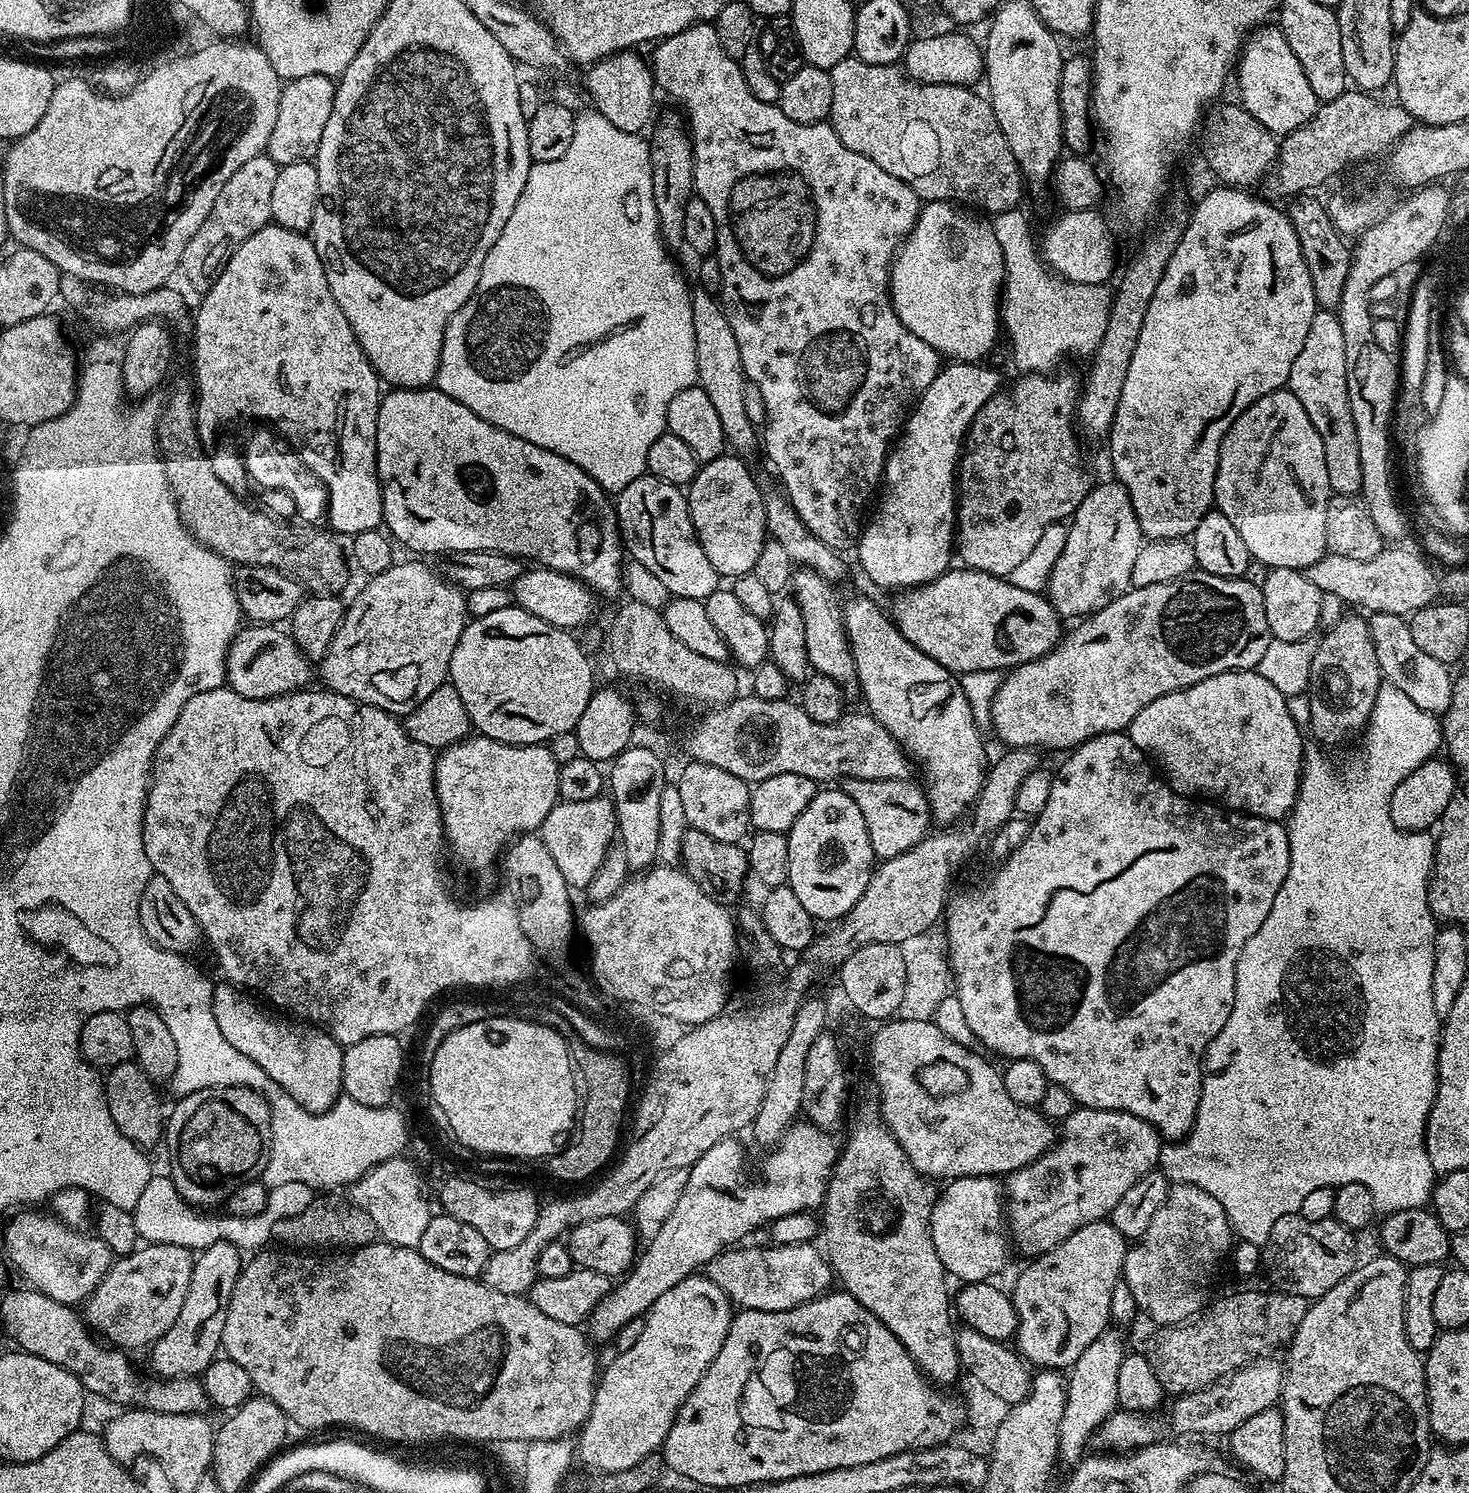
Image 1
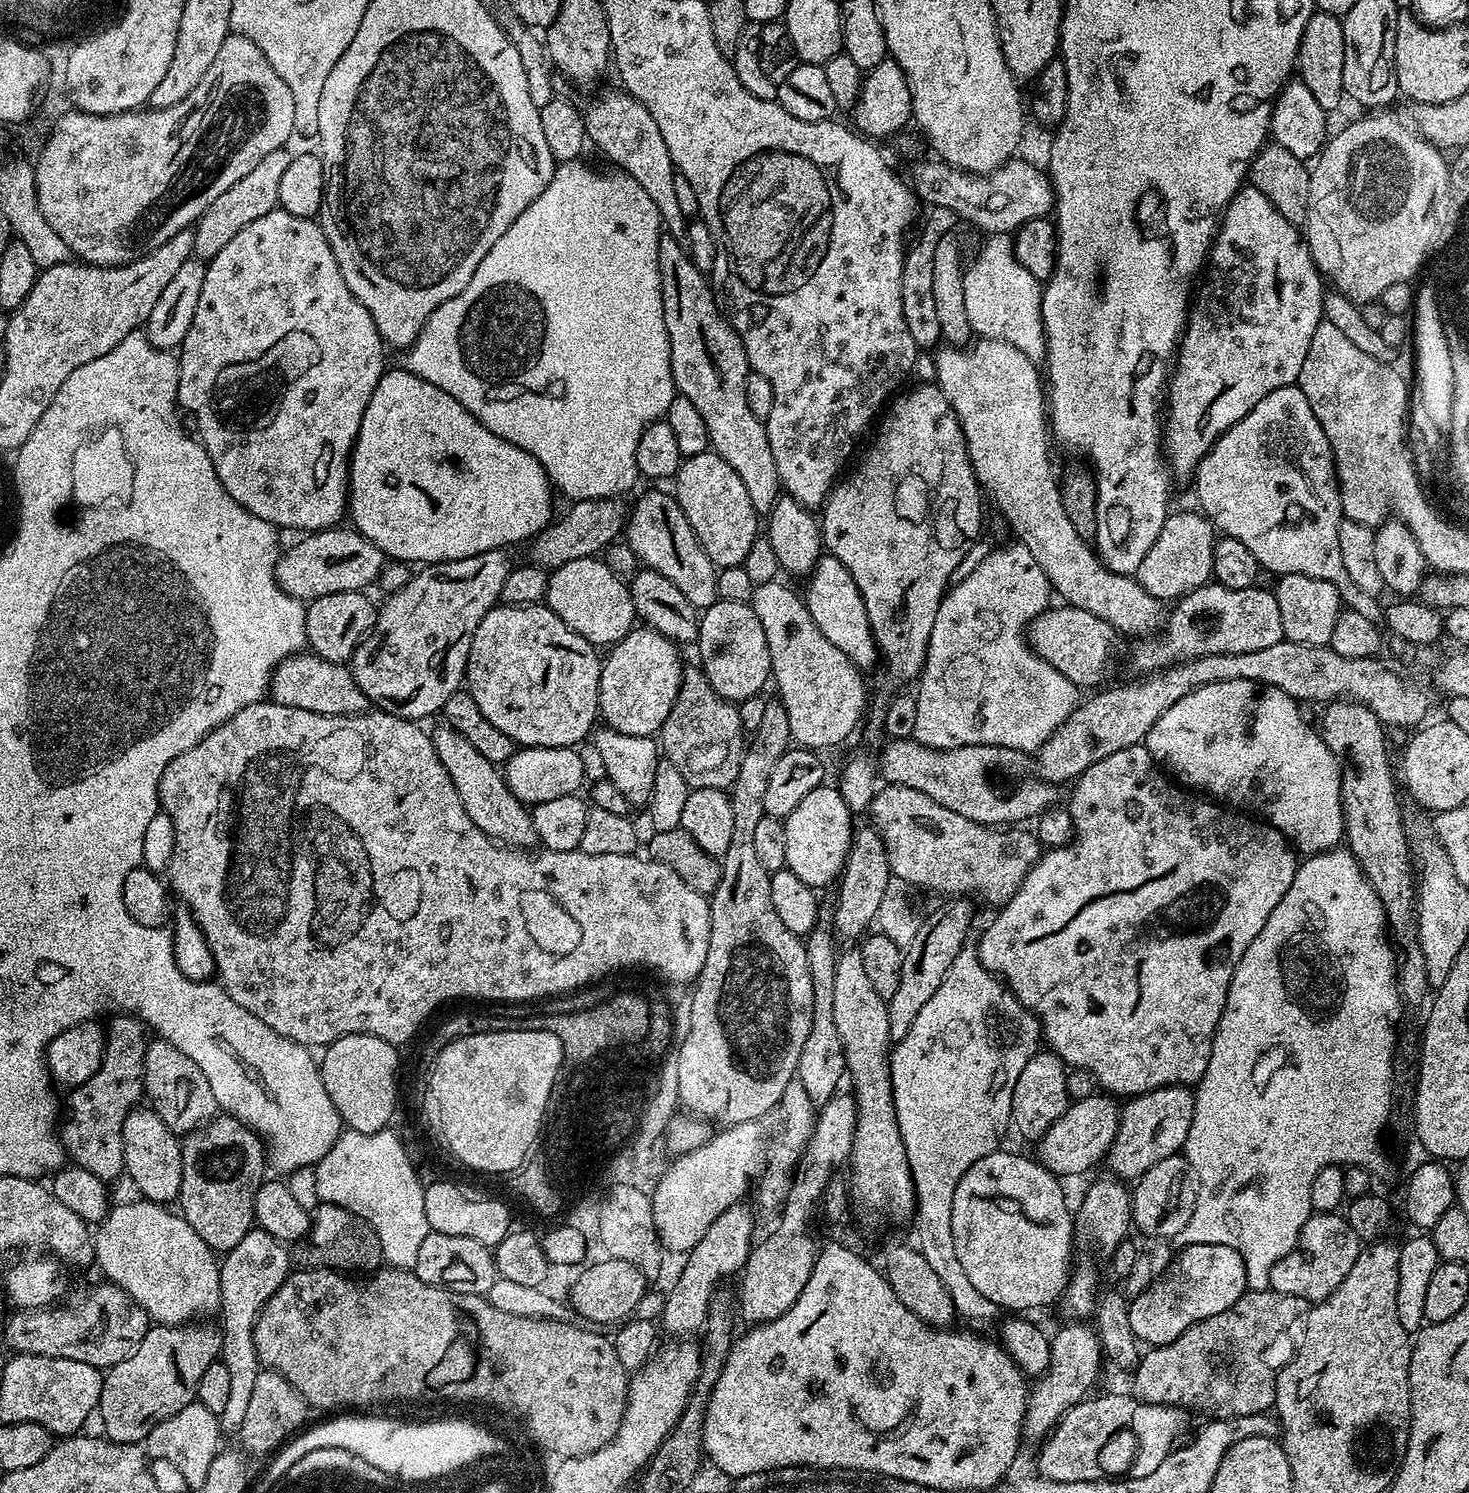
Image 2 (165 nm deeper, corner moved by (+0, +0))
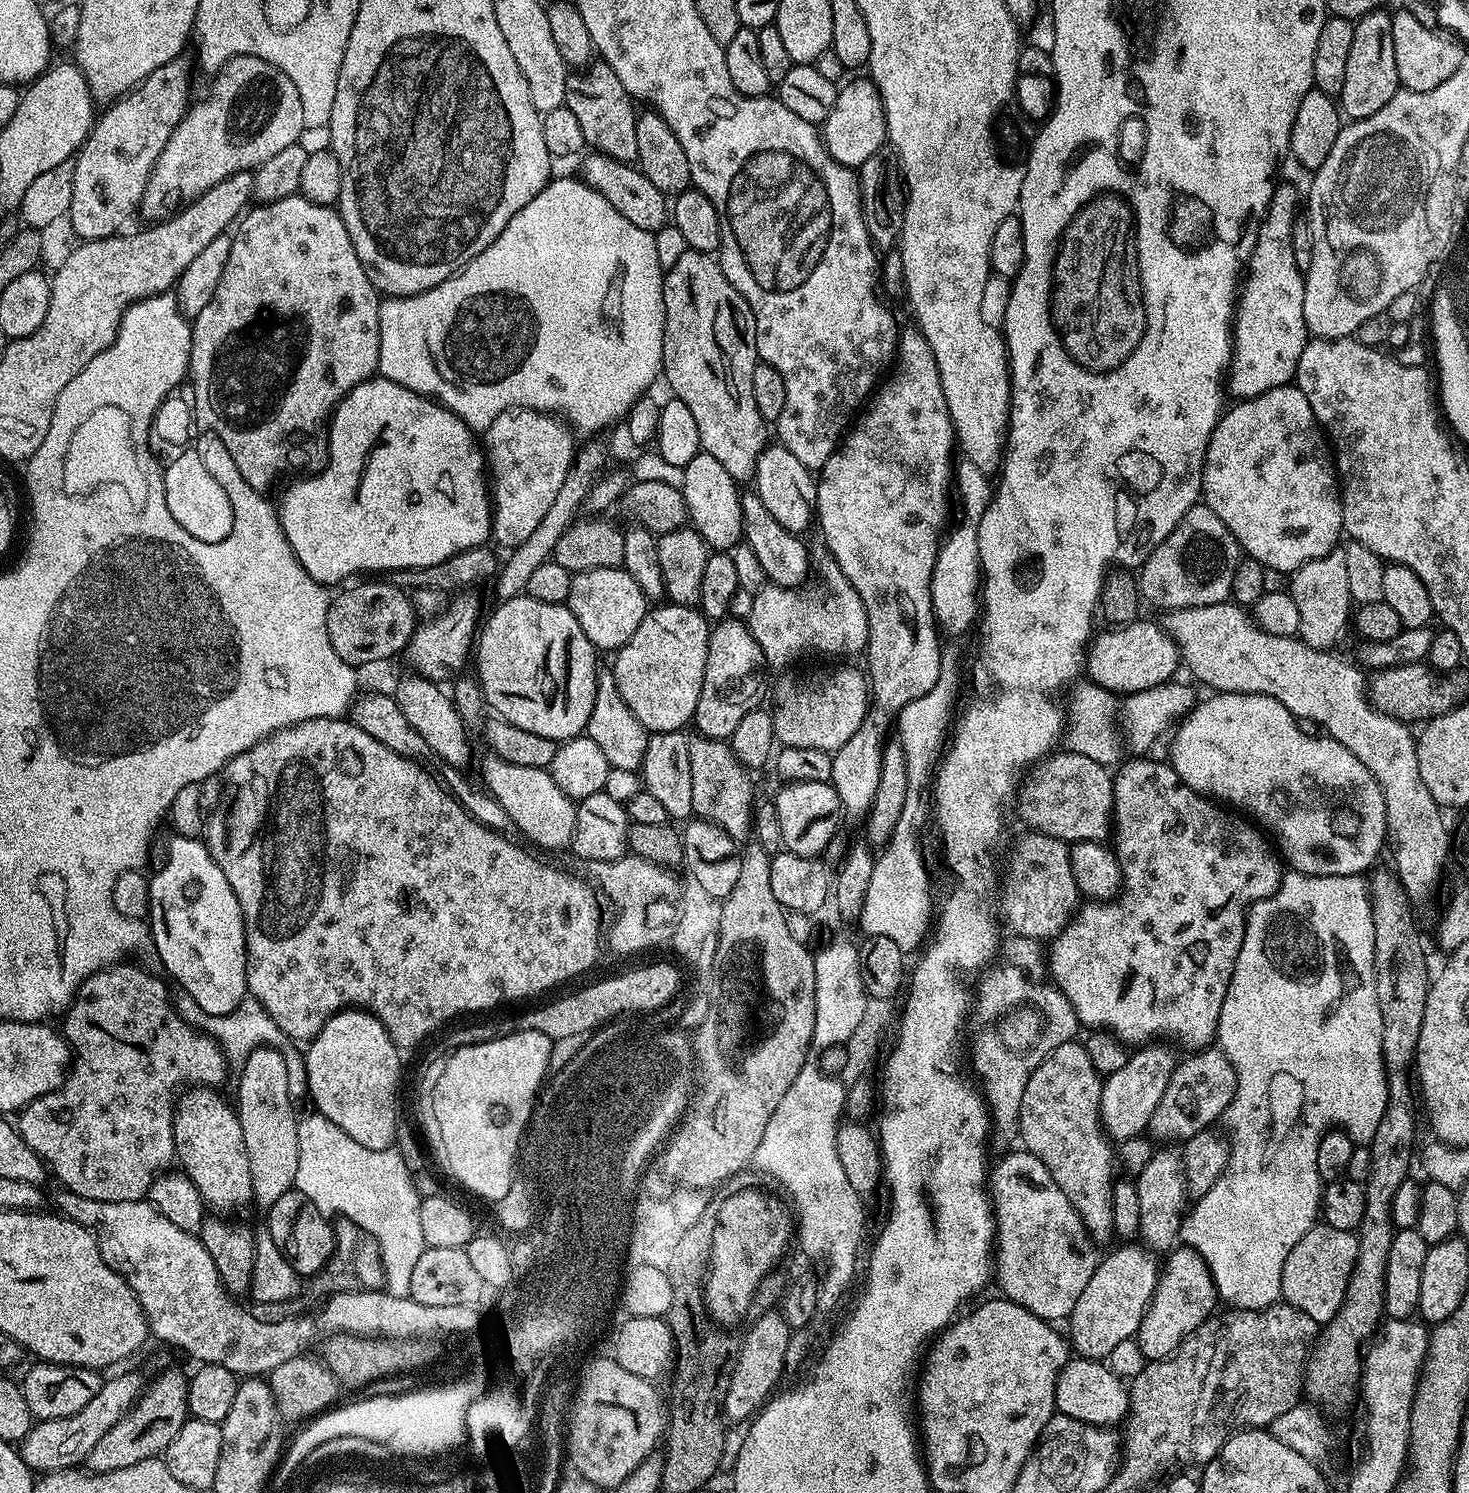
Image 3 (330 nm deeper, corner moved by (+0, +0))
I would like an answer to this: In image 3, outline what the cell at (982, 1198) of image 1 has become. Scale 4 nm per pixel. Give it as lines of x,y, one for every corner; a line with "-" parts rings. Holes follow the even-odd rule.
1019,1151
1010,1153
997,1164
995,1161
990,1172
990,1195
996,1218
994,1276
997,1281
1000,1279
1000,1288
1004,1291
1001,1293
1007,1299
1043,1320
1063,1321
1072,1315
1074,1302
1078,1302
1082,1290
1086,1290
1086,1282
1090,1282
1094,1274
1098,1248
1084,1229
1082,1218
1074,1210
1070,1198
1066,1198
1058,1182
1054,1182
1050,1170
1046,1170
1044,1163
1033,1152

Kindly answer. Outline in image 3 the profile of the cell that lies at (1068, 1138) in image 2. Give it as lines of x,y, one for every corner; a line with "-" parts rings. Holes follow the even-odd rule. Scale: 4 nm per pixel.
1164,1042
1137,1047
1120,1070
1106,1076
1100,1089
1100,1122
1113,1141
1128,1140
1148,1128
1150,1118
1154,1110
1158,1110
1158,1102
1162,1102
1162,1094
1166,1094
1166,1086
1170,1086
1170,1078
1176,1069
1178,1055
1175,1051
1175,1047

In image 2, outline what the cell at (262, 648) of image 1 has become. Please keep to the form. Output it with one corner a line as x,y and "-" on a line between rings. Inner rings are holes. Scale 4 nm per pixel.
308,650
287,656
276,665
272,672
270,696
277,704
331,716
356,716
370,708
366,694
358,690
358,682
354,682
352,669
347,663
335,664

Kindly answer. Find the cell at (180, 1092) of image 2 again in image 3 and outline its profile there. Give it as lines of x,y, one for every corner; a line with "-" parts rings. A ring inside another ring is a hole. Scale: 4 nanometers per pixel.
192,1086
181,1091
172,1113
175,1159
184,1175
194,1182
198,1194
213,1213
228,1214
243,1204
251,1205
252,1190
246,1142
237,1111
210,1086

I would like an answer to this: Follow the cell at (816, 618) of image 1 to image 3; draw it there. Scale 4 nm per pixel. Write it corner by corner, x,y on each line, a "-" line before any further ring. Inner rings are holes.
779,442
769,443
762,450
762,454
756,463
754,477
754,491
758,498
770,510
771,516
786,526
786,530
797,534
804,534
808,527
814,524
814,509
816,507
816,482
817,477
813,469
802,466
790,450

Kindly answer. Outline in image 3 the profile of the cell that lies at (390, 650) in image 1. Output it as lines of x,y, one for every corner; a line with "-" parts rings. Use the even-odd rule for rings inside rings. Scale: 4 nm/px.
472,590
457,591
433,620
425,620
417,627
406,649
408,664
412,667
409,669
415,675
437,682
451,681
461,675
460,667
467,660
469,663
478,636
478,625
481,623
480,600
474,593

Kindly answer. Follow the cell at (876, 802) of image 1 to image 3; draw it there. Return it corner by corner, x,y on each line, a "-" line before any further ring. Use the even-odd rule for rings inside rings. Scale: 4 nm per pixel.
1038,831
1028,835
1032,836
1022,837
1016,844
1016,852
1008,856
1008,869
1002,872
998,912
1000,908
1003,927
1009,933
1048,942
1071,923
1081,907
1082,897
1076,889
1074,870
1070,870
1069,845

